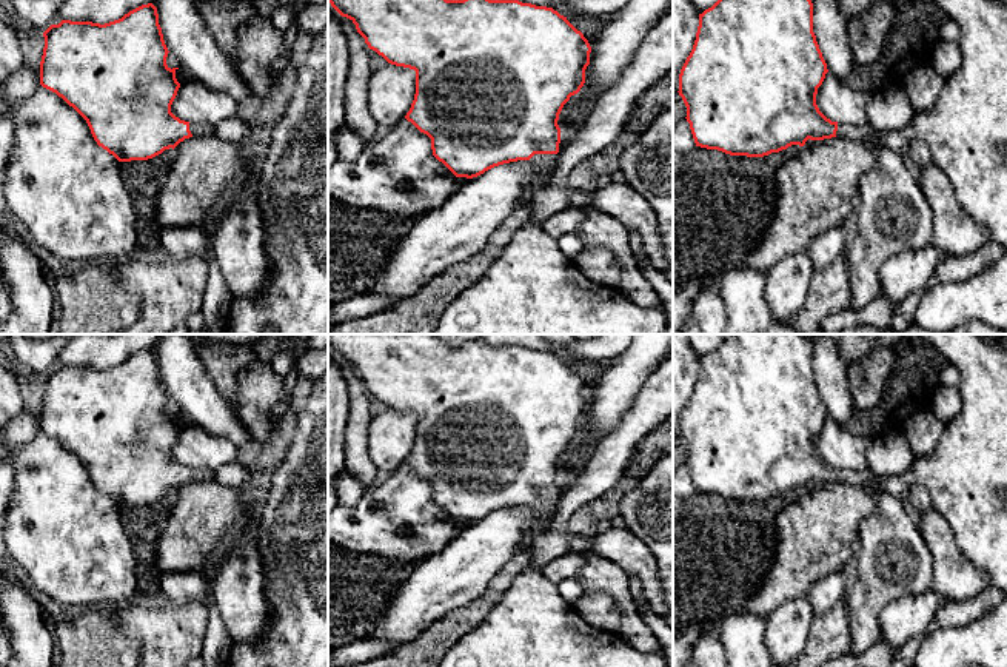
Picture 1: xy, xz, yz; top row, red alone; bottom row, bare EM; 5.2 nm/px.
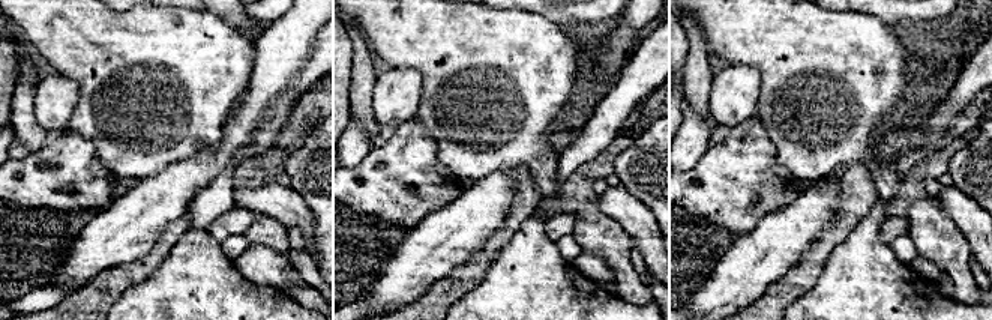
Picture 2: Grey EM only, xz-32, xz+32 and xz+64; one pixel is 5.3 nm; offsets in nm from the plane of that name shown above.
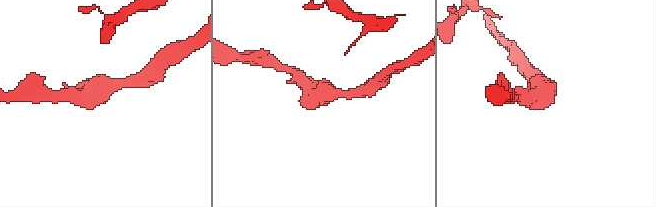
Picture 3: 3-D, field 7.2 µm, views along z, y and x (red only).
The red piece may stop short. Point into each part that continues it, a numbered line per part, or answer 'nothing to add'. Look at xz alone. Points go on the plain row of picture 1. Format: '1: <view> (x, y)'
1: xz (547, 507)

